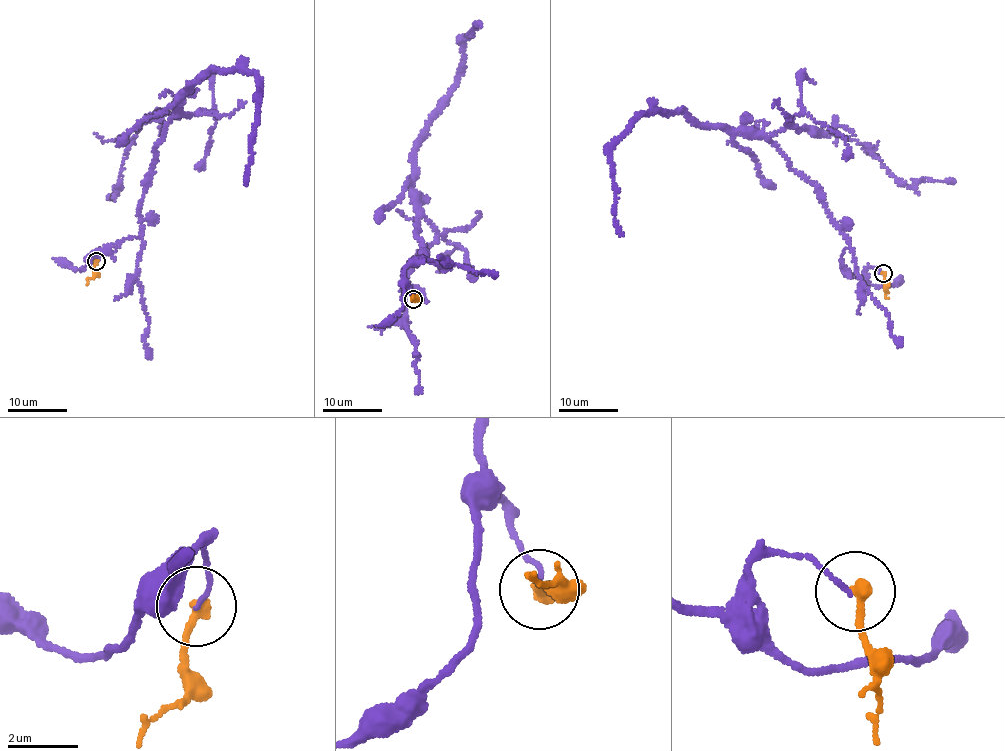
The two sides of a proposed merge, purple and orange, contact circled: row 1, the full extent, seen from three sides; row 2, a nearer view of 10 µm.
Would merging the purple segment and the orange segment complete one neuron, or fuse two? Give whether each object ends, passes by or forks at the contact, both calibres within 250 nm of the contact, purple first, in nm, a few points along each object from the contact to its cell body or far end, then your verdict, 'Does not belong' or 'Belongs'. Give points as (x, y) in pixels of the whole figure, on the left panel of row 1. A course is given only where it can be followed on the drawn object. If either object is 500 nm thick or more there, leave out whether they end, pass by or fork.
At the ring purple ends. At the ring orange ends. Thickness 120 nm (purple) against 360 nm. Course of purple: (95, 261), (94, 252), (140, 234), (159, 138), (178, 99), (214, 68), (255, 74), (260, 91), (247, 185). Course of orange: (95, 261), (95, 275), (86, 285). Does not belong

